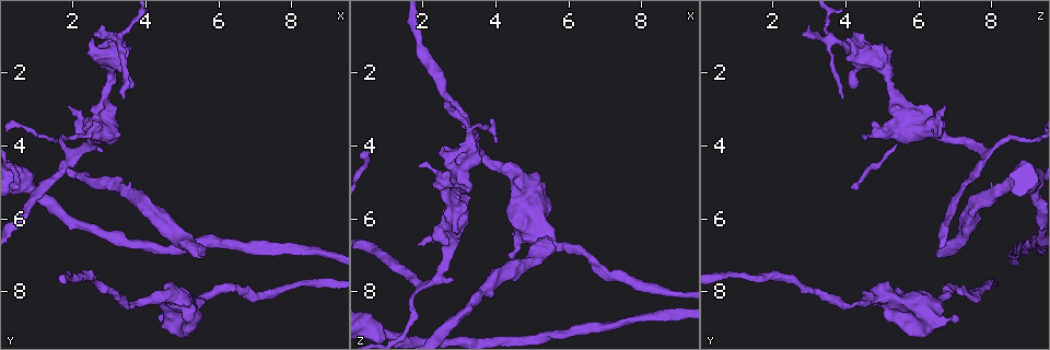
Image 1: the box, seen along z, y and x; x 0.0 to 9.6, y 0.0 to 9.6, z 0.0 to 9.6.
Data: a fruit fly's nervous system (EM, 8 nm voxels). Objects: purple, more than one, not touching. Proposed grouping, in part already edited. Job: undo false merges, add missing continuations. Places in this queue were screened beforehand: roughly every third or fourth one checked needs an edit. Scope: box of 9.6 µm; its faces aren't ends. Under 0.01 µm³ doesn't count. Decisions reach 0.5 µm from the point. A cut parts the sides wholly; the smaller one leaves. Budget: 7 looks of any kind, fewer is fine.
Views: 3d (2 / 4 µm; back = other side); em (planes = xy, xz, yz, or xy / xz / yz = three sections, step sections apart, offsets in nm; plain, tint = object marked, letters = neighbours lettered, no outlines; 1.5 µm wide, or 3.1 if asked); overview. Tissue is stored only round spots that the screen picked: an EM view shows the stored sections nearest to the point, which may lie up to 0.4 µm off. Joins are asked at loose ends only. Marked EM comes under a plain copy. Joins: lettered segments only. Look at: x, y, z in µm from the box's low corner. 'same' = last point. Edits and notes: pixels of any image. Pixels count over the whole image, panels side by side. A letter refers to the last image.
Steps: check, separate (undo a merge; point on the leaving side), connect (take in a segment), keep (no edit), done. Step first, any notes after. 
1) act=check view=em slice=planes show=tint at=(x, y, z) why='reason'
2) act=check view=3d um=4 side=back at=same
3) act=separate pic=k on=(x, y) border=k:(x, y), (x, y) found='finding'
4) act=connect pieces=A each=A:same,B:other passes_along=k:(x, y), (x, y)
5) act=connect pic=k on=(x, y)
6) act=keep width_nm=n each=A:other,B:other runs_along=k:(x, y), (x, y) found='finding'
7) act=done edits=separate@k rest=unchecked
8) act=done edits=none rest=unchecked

act=check view=3d um=4 at=(1.90, 3.80, 4.60) why='free end'

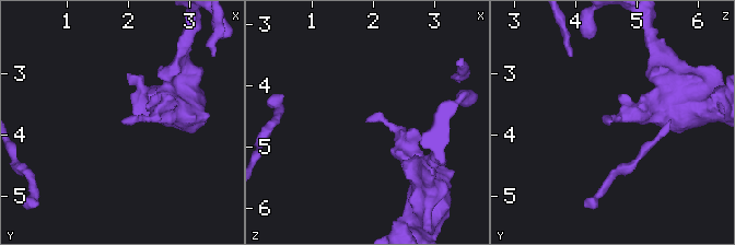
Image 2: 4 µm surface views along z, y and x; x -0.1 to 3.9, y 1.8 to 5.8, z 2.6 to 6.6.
act=check view=em slice=planes show=letters at=(1.90, 3.75, 4.55) why='now the EM'

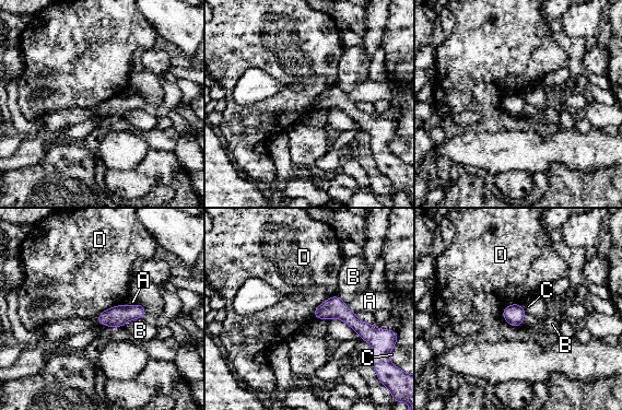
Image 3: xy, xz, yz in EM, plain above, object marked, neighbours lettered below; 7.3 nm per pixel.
act=keep each=A:other,B:other,C:other,D:other border=3:(125, 304), (104, 309), (96, 319) found='none of them fits'

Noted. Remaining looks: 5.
act=check view=em slice=xy step=4 show=tint at=(5.45, 7.10, 6.50) why='an open end'

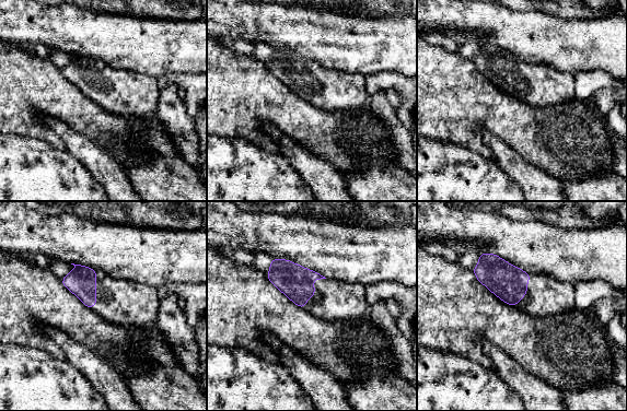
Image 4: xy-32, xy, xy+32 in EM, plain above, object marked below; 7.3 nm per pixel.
act=check view=em slice=yz step=4 show=letters at=same

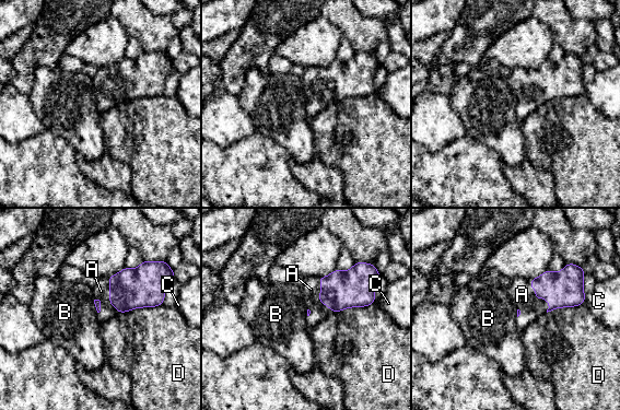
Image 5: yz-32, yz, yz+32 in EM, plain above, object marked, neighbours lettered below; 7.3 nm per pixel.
act=connect pieces=A each=A:same,B:other,C:other,D:other found='it goes on there'

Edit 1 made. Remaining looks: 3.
act=check view=3d um=2 at=(4.45, 8.70, 7.05) why='branch stops here'

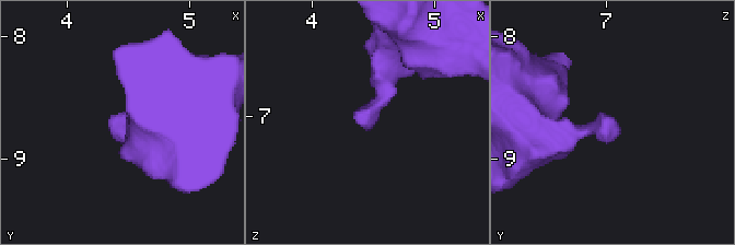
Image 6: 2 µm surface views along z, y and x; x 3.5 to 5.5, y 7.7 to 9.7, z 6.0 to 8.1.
act=check view=em slice=planes show=letters at=(4.40, 8.68, 7.06)

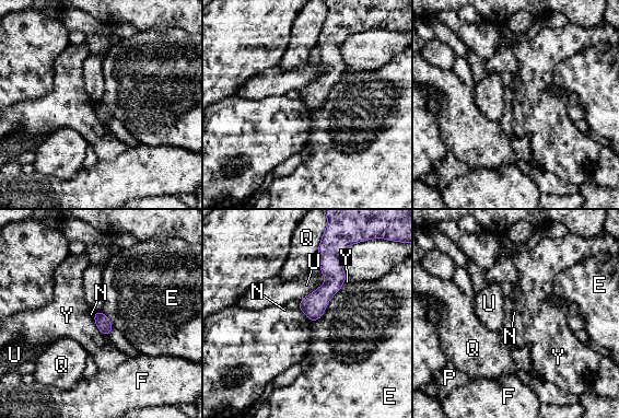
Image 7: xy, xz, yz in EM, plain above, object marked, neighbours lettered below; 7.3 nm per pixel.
act=keep longest_contact=E:320nm each=E:other,F:other,N:other,P:other,Q:other,U:other,Y:other found='no lettered segment goes on from it'

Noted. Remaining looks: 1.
act=done edits=connect@5 rest=unchecked

